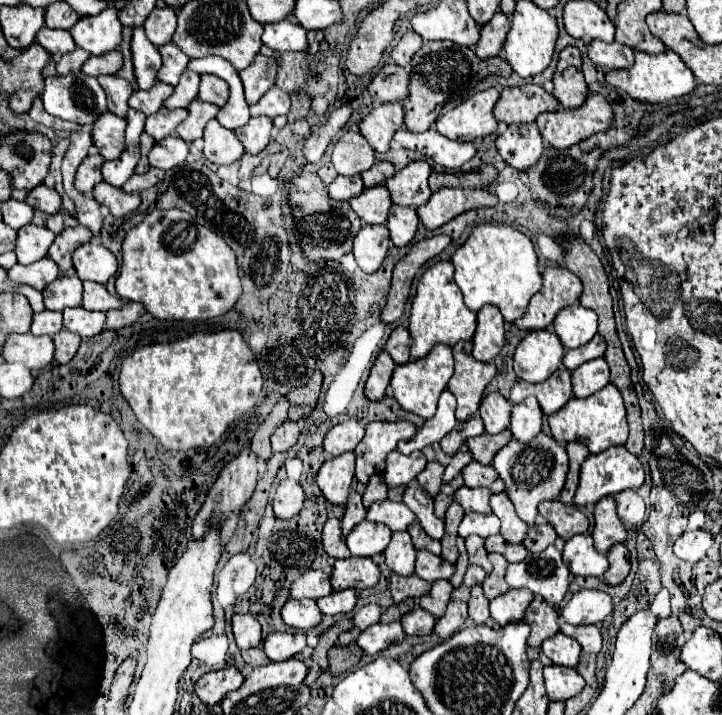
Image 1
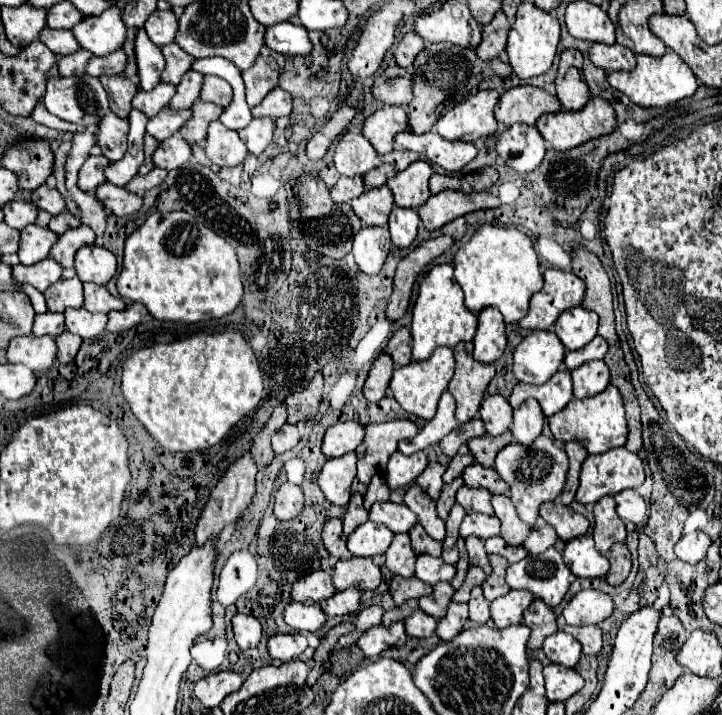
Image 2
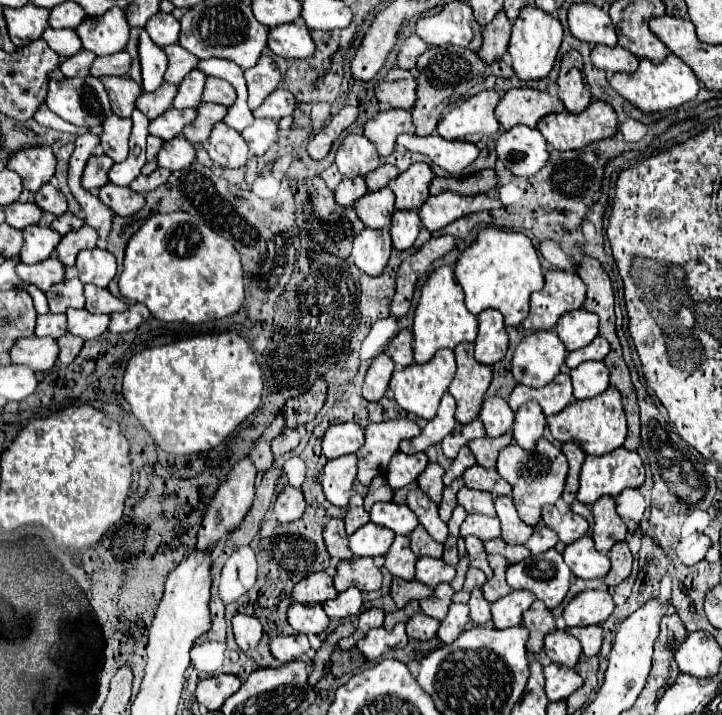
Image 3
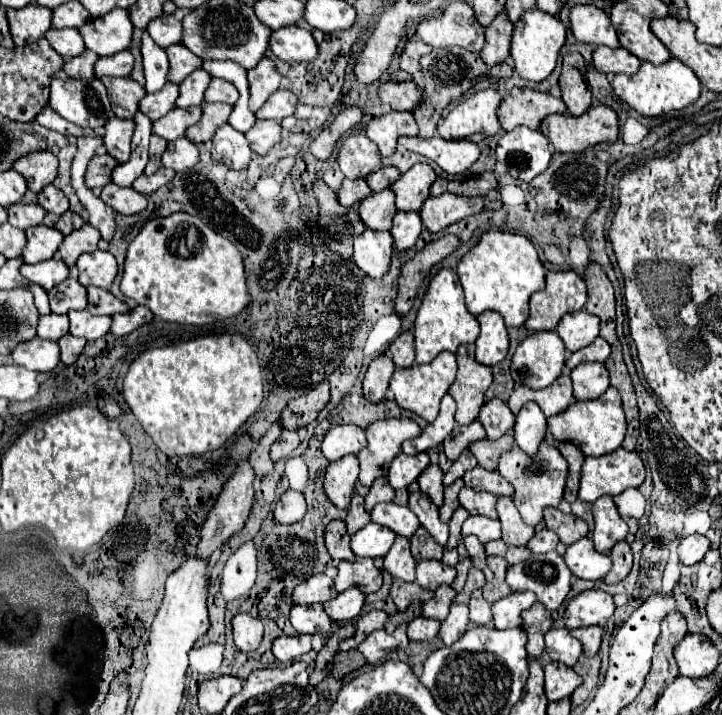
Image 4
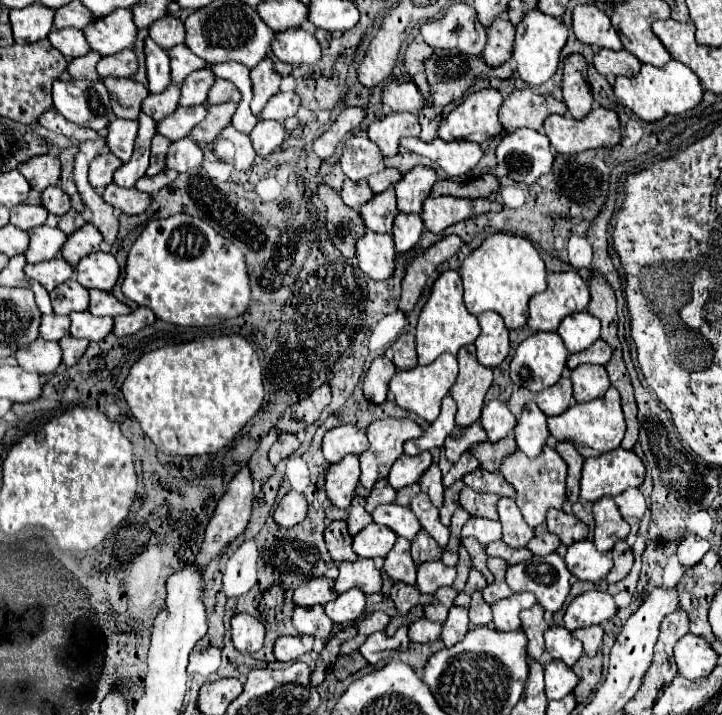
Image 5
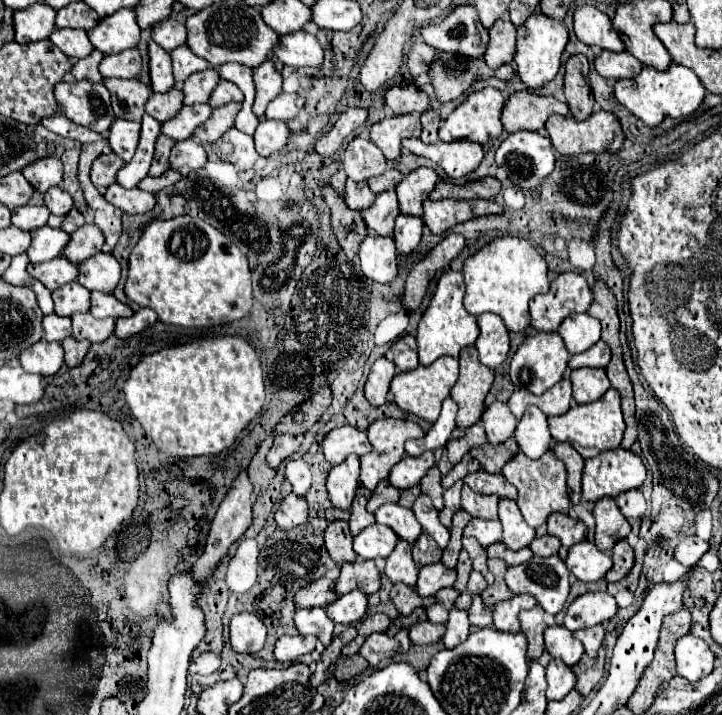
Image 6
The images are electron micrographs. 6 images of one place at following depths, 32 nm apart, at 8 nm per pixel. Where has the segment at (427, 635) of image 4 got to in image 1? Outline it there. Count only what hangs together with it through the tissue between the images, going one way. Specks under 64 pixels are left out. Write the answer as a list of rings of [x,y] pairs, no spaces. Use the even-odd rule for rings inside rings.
[[[416,608],[416,610],[408,612],[400,622],[408,636],[428,636],[434,632],[436,618],[428,612],[424,612],[422,608]]]

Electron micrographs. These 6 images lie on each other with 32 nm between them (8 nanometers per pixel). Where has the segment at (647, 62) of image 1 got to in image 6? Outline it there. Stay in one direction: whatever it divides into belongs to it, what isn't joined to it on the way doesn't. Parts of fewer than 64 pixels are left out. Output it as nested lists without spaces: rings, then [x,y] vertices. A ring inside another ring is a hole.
[[[674,62],[666,72],[658,72],[650,66],[644,66],[636,78],[618,80],[614,92],[616,92],[616,100],[630,114],[634,114],[638,120],[642,120],[648,128],[660,126],[664,122],[664,118],[668,118],[668,116],[684,118],[684,116],[694,114],[706,96],[706,88],[696,78],[696,74],[692,74],[692,70],[688,70],[680,64],[674,64]]]

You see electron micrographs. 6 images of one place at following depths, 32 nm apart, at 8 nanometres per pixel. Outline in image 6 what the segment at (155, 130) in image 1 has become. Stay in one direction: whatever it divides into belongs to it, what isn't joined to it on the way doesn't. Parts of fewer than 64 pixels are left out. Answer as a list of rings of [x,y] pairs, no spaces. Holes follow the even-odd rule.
[[[210,104],[184,106],[176,118],[162,124],[162,134],[170,136],[172,140],[188,140],[192,138],[192,132],[204,124],[204,120],[208,120],[208,116],[212,116]]]

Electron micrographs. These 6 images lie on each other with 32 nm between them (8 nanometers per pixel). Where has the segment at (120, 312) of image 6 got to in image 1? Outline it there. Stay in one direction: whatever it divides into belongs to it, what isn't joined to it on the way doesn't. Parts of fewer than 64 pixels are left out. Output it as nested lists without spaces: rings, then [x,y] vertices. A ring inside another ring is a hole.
[[[84,282],[84,302],[82,306],[86,310],[98,310],[98,312],[108,312],[114,308],[122,308],[124,302],[118,296],[110,296],[106,286],[96,284],[96,282]]]

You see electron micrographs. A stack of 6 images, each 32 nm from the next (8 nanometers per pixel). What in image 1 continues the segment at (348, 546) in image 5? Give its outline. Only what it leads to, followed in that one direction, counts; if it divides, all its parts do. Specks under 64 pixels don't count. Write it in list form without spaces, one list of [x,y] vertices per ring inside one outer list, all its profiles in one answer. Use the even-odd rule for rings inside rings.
[[[338,518],[326,520],[324,532],[322,532],[322,544],[324,544],[324,550],[328,552],[328,556],[332,556],[332,558],[348,558],[350,556]]]

